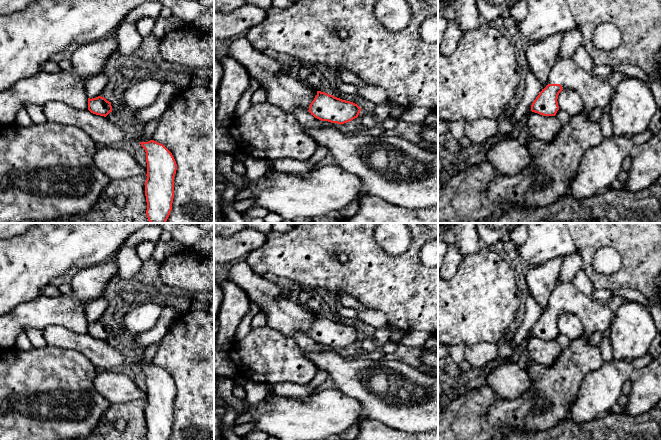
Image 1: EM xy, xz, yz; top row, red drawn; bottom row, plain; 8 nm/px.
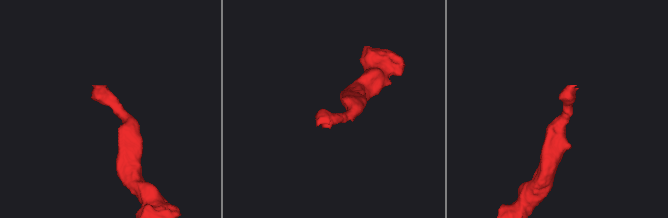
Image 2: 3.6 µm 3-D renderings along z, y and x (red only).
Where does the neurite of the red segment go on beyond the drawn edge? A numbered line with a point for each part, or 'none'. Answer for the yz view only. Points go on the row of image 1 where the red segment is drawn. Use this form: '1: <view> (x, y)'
1: yz (553, 167)

